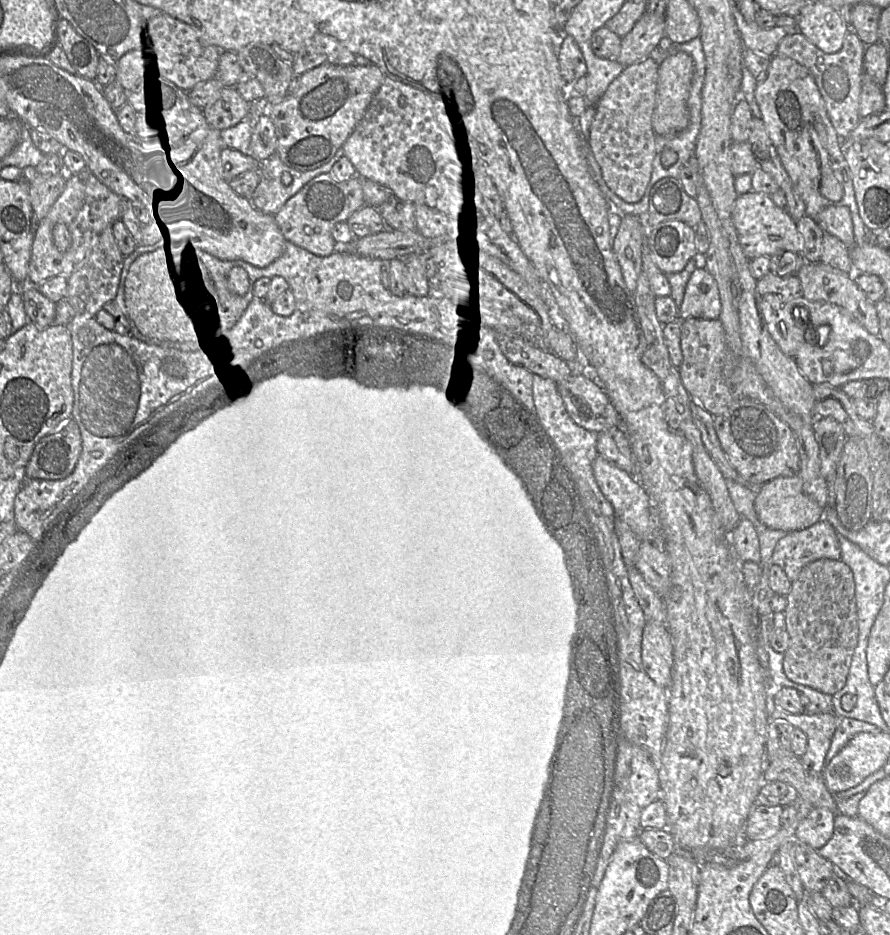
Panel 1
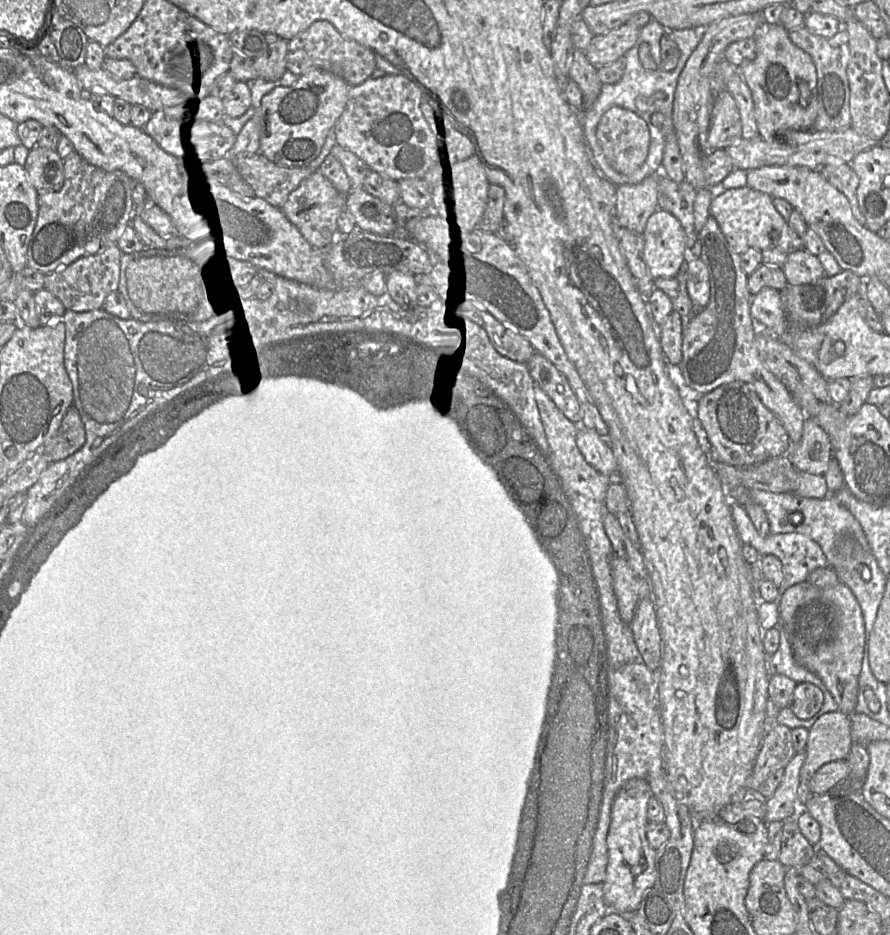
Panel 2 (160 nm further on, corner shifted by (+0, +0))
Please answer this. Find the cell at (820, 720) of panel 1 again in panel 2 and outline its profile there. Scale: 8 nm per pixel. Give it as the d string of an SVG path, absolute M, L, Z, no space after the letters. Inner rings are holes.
M805 751L795 753L784 768L784 777L772 798L765 801L765 823L784 821L795 817L795 801L798 800L800 772L806 758Z

